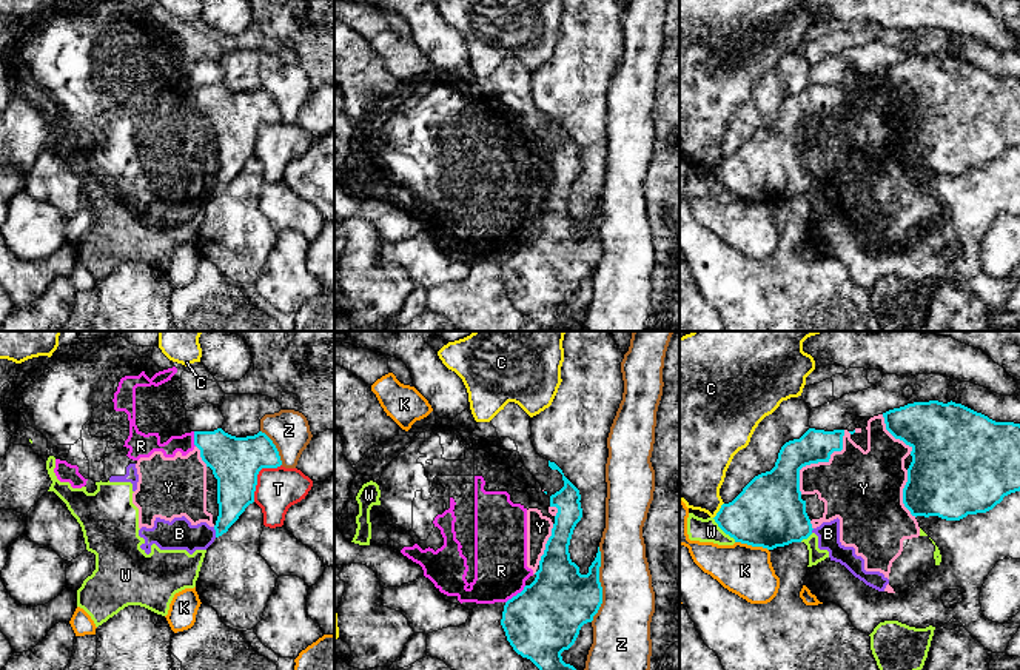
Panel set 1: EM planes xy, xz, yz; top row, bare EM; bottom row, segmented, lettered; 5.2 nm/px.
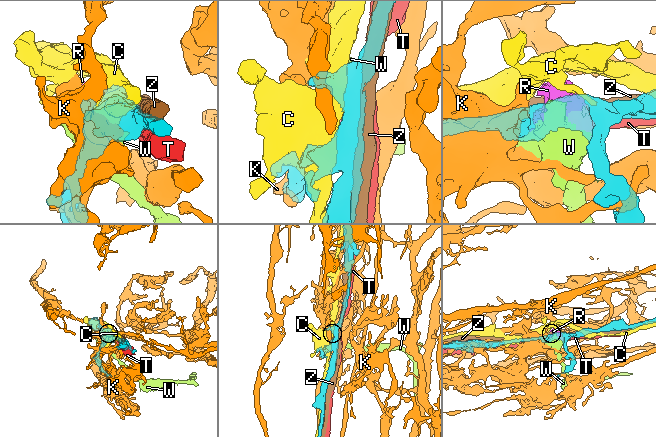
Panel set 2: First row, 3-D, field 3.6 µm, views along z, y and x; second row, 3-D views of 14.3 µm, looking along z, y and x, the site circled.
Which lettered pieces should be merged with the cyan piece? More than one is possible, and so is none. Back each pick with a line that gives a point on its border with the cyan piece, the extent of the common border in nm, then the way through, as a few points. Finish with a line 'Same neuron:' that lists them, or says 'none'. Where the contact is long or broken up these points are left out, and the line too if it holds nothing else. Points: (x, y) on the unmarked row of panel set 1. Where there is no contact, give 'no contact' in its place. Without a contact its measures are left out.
Same neuron: none

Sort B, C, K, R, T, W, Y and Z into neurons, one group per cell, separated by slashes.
B R W Y / C / K / T / Z

